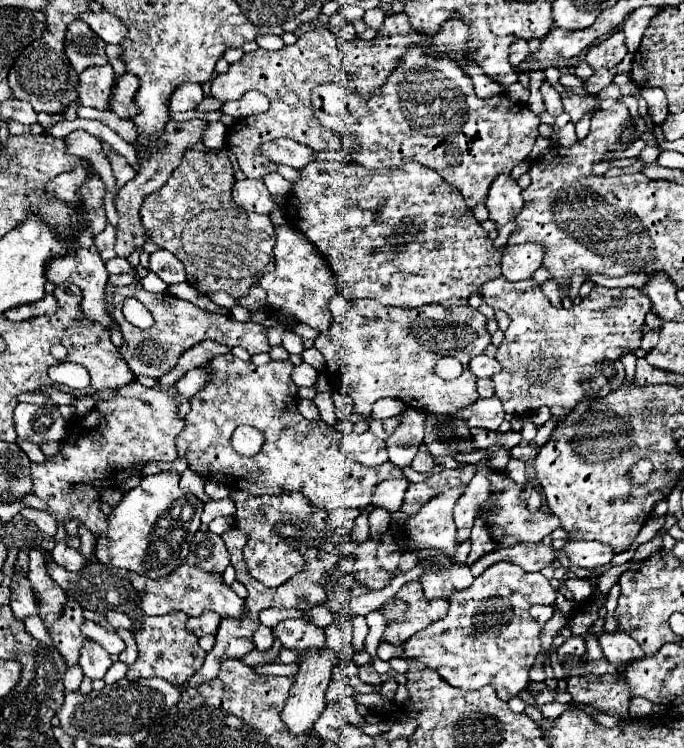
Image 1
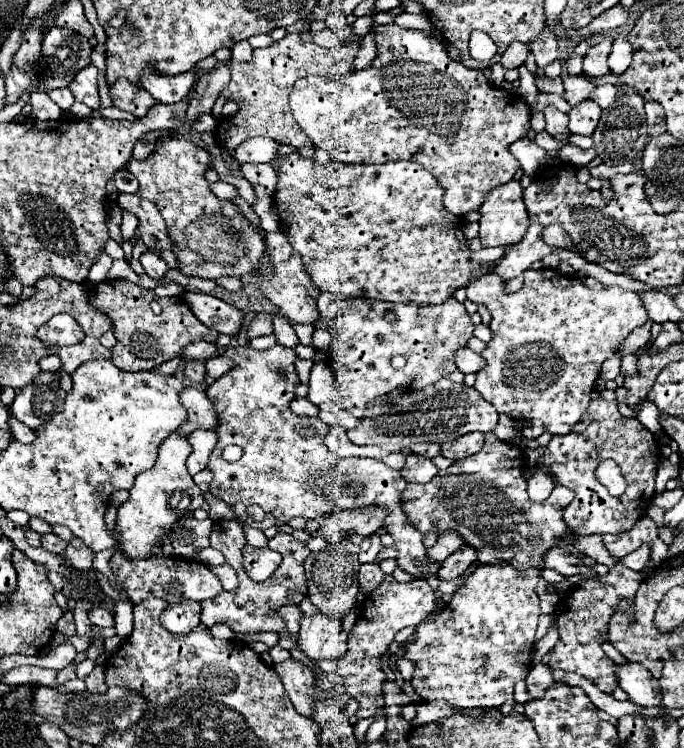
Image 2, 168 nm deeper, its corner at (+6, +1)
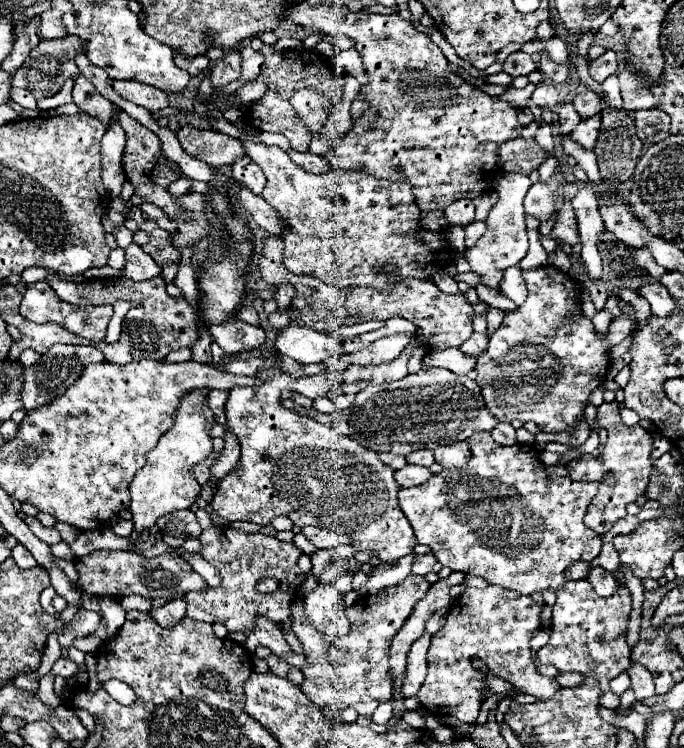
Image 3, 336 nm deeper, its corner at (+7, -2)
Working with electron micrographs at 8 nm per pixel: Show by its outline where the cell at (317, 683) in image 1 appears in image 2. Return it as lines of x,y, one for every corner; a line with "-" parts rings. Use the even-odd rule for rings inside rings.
321,611
315,615
303,615
297,639
299,649
309,661
339,659
347,649
347,633
343,629
343,621
337,621
337,617
325,617

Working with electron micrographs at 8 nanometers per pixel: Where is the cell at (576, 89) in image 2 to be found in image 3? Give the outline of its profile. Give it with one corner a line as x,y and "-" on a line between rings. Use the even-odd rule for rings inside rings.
564,102
560,106
560,112
558,112
558,132
560,134
570,134
572,128
580,122
580,114
576,112
574,104
572,102

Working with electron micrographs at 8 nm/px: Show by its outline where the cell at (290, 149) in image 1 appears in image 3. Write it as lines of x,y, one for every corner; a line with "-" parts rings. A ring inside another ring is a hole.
184,124
178,130
178,140
186,154
216,168
232,166
238,158
246,156
244,144
238,138
214,130
198,130

